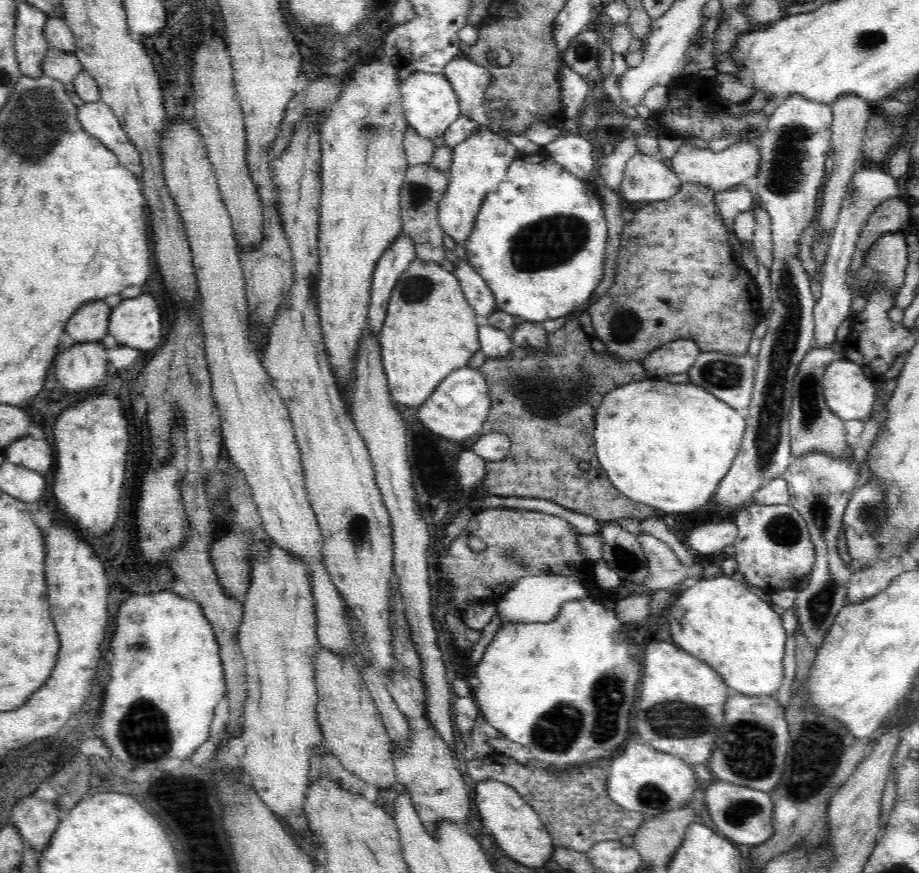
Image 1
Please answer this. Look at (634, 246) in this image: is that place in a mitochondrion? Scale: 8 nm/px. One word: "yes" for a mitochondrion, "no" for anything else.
yes

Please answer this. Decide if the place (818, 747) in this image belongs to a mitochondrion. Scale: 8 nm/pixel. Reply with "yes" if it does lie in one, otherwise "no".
yes

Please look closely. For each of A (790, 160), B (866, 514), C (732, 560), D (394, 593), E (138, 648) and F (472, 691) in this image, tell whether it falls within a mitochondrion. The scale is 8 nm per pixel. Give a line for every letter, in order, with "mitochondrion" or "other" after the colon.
A: mitochondrion
B: mitochondrion
C: other
D: other
E: mitochondrion
F: other

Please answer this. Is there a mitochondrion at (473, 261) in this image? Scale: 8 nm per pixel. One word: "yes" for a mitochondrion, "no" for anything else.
no

